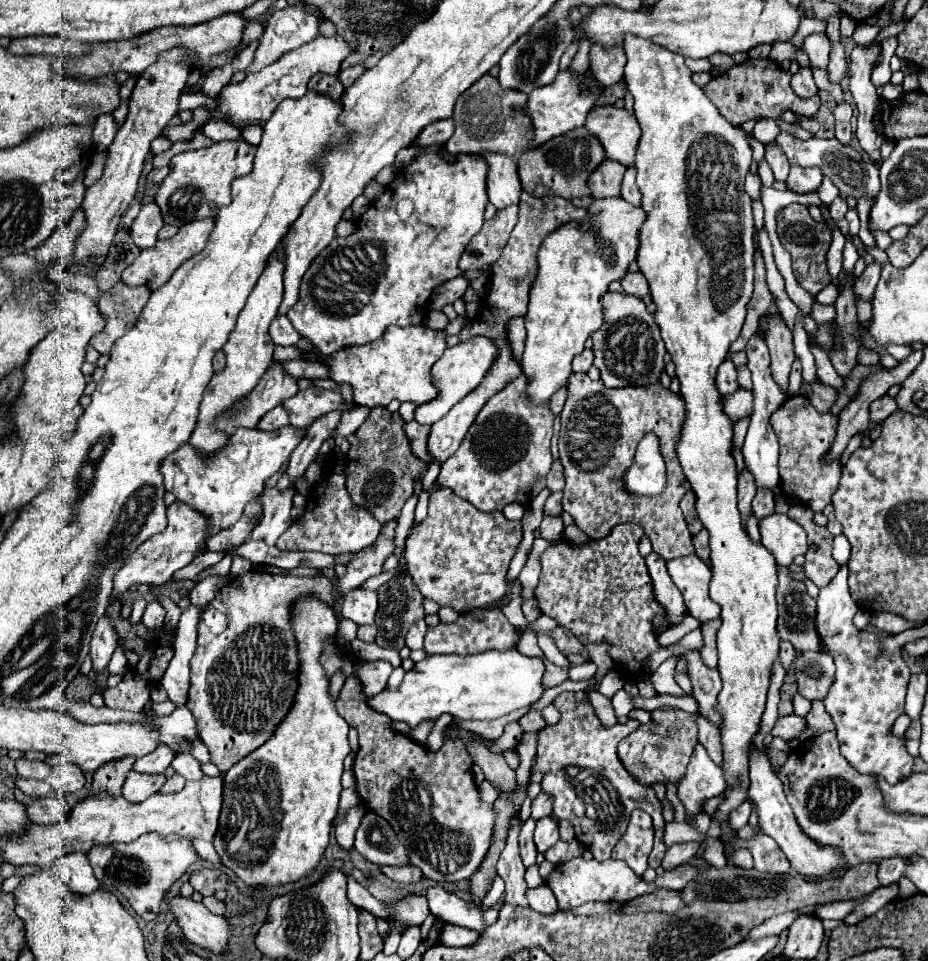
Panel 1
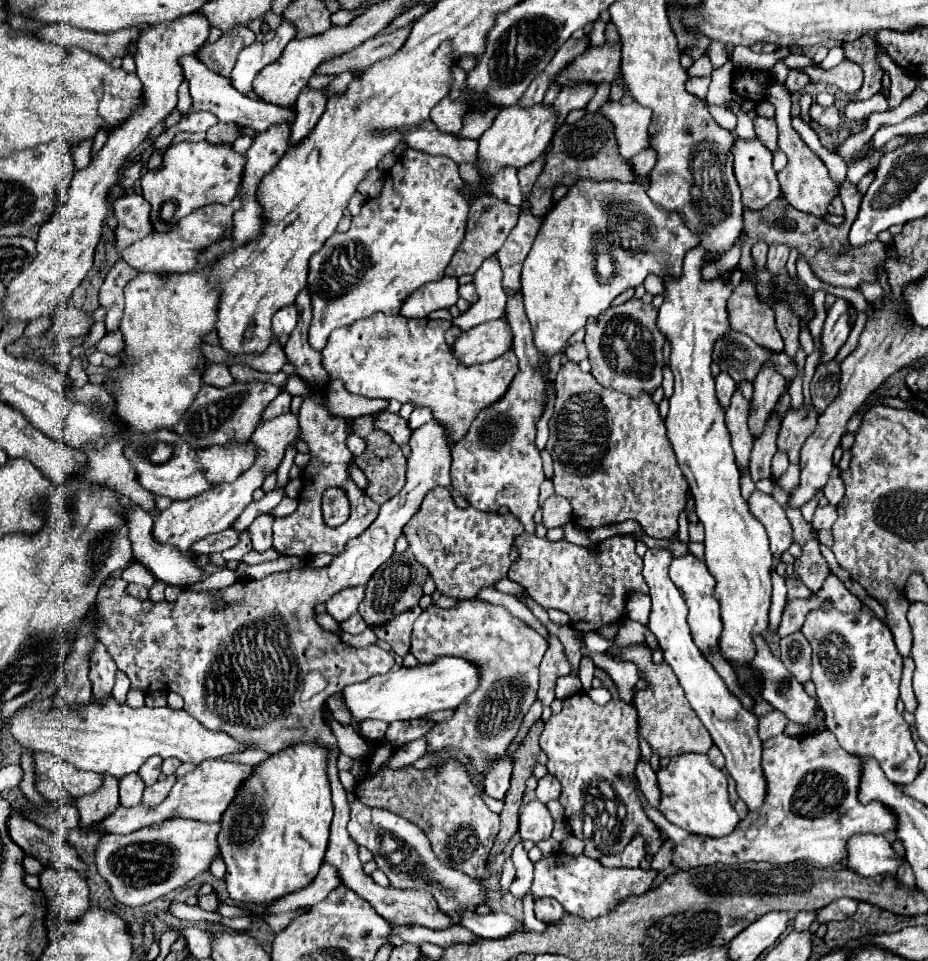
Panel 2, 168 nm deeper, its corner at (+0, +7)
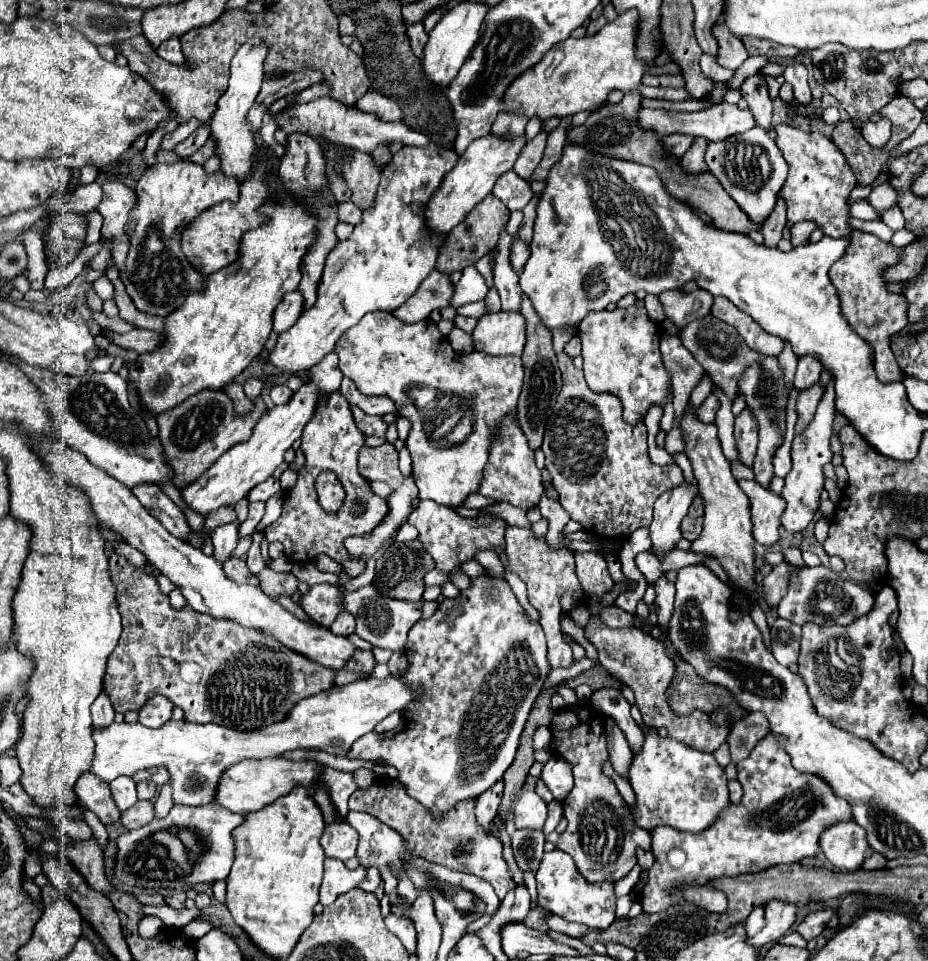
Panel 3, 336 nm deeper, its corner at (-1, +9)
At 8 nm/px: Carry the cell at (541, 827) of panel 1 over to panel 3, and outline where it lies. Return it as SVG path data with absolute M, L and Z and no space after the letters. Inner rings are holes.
M525 791L513 805L513 819L517 829L541 829L547 819L547 805L535 791Z

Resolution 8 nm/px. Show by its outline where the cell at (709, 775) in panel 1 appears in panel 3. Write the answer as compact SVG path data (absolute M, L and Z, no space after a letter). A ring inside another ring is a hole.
M649 729L643 731L645 741L641 745L641 749L637 753L633 753L631 765L629 765L629 783L635 791L635 805L629 805L631 815L635 819L635 823L641 829L651 831L657 825L667 825L679 831L691 831L691 833L699 833L701 829L707 829L709 823L713 823L717 819L717 813L721 809L725 809L725 805L729 805L729 791L727 791L727 777L723 773L723 767L715 761L715 757L711 753L703 753L703 751L695 751L691 747L687 747L681 741L675 741L673 737L661 737L657 733L657 729Z

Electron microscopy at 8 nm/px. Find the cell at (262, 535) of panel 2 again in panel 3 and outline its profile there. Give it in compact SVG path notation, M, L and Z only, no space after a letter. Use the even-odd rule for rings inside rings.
M253 533L253 545L247 553L247 569L251 575L259 575L265 569L265 561L263 561L261 551L259 551L261 539L263 539L263 533Z

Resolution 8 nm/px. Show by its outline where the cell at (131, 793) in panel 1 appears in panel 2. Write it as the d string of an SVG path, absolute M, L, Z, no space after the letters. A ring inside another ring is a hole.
M128 773L120 779L120 803L124 807L134 807L136 803L142 801L146 785L138 773Z

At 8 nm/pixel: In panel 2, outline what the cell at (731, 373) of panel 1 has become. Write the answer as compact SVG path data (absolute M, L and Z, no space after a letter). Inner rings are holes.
M722 371L722 373L716 377L716 395L718 395L718 399L720 399L720 403L722 403L724 407L728 407L730 397L734 395L734 391L736 391L734 379L732 379L728 373Z

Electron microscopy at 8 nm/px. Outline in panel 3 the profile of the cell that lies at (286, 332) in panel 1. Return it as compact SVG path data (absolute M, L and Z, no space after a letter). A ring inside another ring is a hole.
M299 291L285 293L283 301L277 305L277 309L273 313L273 331L283 333L289 327L293 327L295 321L299 319L301 311L303 311L303 295Z

